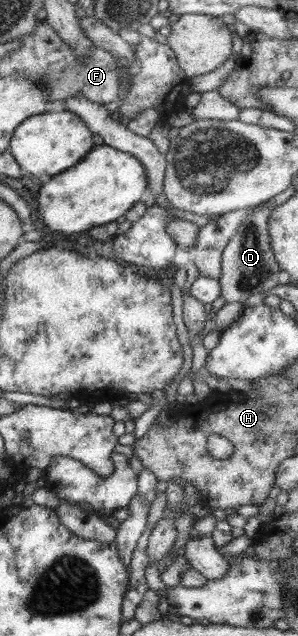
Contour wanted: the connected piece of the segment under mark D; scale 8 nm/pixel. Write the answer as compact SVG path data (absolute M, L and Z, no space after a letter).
M257 206L255 210L243 220L237 228L237 232L225 246L221 259L221 277L218 282L221 284L221 295L225 298L225 304L233 301L244 301L253 293L261 293L277 287L279 284L279 273L281 268L275 260L275 254L269 244L269 213L273 213L271 206Z

